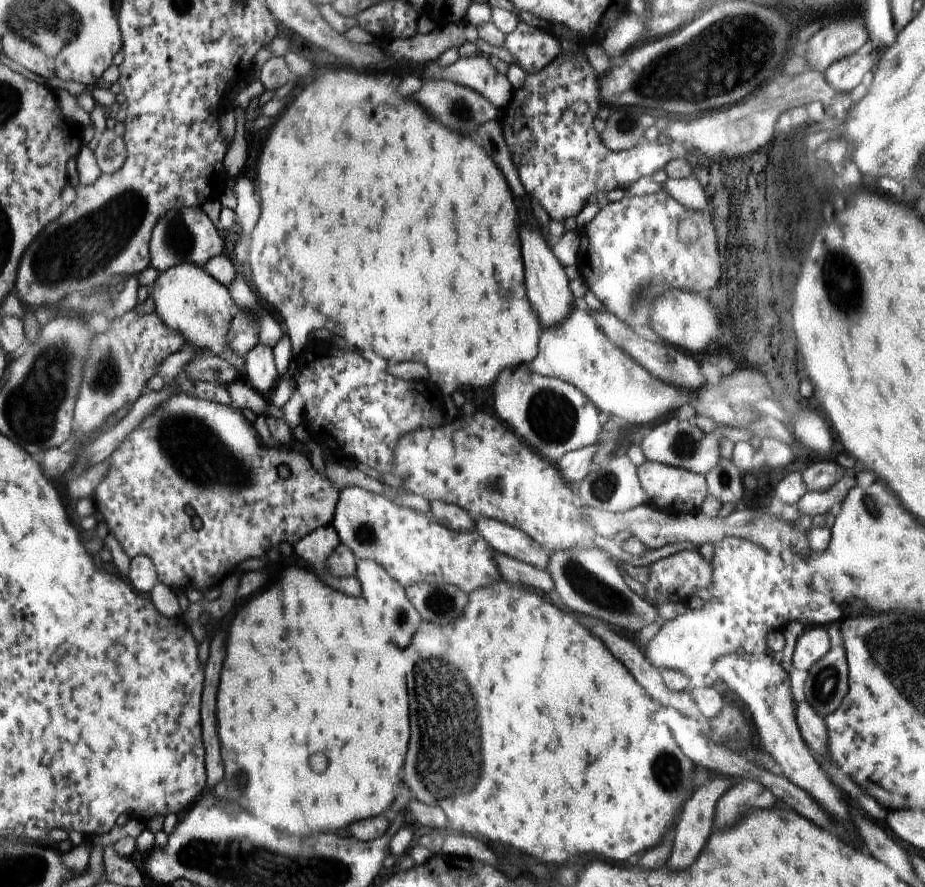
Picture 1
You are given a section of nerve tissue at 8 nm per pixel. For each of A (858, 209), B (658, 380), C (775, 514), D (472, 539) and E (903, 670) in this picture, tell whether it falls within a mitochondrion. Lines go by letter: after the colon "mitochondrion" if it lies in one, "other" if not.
A: other
B: other
C: other
D: other
E: mitochondrion

